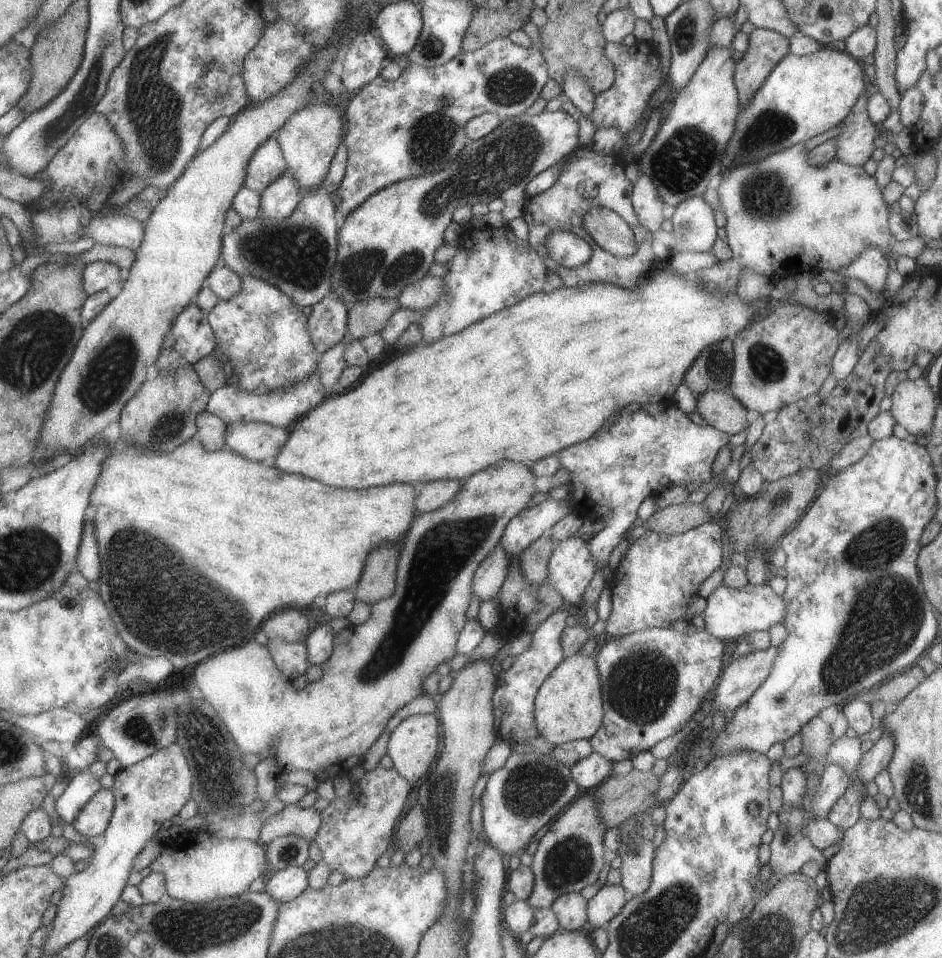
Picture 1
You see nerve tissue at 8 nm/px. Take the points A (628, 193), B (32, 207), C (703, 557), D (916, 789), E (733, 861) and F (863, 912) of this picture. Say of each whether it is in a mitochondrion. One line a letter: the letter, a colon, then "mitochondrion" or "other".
A: other
B: other
C: other
D: mitochondrion
E: other
F: mitochondrion

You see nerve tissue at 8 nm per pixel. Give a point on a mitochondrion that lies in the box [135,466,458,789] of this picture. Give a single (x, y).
(187, 719)

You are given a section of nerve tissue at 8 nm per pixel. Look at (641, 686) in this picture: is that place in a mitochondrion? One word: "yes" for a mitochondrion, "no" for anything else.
yes

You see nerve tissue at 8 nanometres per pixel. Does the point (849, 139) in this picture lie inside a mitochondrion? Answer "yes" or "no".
no

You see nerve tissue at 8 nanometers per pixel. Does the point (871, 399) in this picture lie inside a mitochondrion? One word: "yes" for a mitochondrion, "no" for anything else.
no

